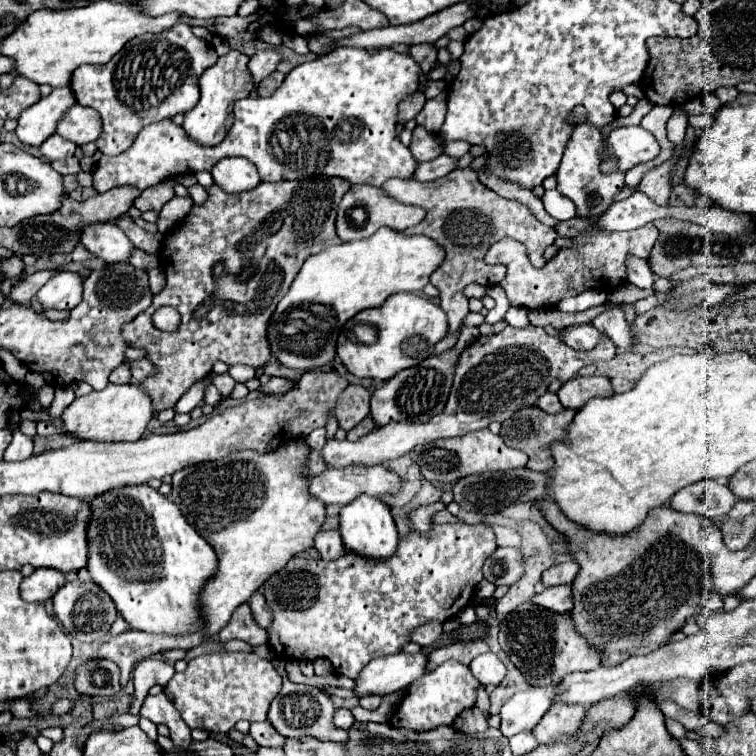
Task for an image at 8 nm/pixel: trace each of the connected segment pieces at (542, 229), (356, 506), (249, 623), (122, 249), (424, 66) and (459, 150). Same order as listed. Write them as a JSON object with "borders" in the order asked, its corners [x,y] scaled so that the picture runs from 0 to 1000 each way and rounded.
{"borders":[[[[623,222],[599,225],[597,230],[581,238],[570,238],[570,241],[554,241],[549,235],[541,235],[541,238],[520,235],[520,238],[512,238],[504,249],[533,270],[549,270],[565,278],[562,291],[546,302],[538,302],[536,310],[538,312],[546,312],[546,310],[567,312],[575,320],[581,320],[591,333],[589,347],[570,365],[570,376],[581,381],[583,386],[583,407],[591,415],[597,439],[602,439],[607,429],[612,426],[612,421],[620,415],[618,394],[612,392],[610,384],[623,373],[652,378],[652,376],[660,376],[668,365],[665,352],[647,352],[639,344],[649,323],[665,315],[681,315],[697,325],[702,349],[708,354],[718,354],[724,349],[724,344],[718,341],[721,328],[739,315],[739,310],[731,302],[716,296],[694,270],[684,265],[663,262],[647,249],[642,249],[631,238],[631,230]]],[[[475,656],[464,667],[451,672],[451,712],[459,728],[470,730],[472,735],[493,738],[493,741],[512,741],[515,735],[522,733],[525,720],[528,720],[528,706],[525,696],[520,690],[520,683],[515,672],[493,656]]],[[[324,796],[308,810],[300,828],[290,836],[290,844],[292,844],[292,849],[303,849],[303,847],[313,844],[332,854],[345,854],[345,852],[353,852],[353,833],[345,831],[343,825],[337,825],[332,804]]],[[[147,294],[110,302],[104,320],[139,347],[168,347],[173,331],[179,328],[163,304]]],[[[557,58],[557,61],[544,61],[541,74],[557,87],[558,97],[565,99],[578,82],[578,66],[573,58]]],[[[589,188],[589,204],[599,206],[599,209],[615,206],[620,201],[620,196],[623,196],[623,190],[618,190],[618,188]]]]}

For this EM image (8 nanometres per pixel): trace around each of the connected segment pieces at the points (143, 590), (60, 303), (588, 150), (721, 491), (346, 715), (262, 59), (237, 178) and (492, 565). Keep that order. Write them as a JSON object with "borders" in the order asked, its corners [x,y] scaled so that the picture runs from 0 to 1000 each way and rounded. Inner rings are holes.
{"borders":[[[[165,643],[139,651],[120,664],[123,688],[118,693],[118,746],[120,765],[147,788],[165,823],[184,836],[200,839],[253,839],[266,833],[266,780],[287,757],[284,728],[247,693],[239,675],[208,648],[187,643]]],[[[78,360],[49,386],[49,394],[57,407],[94,410],[110,397],[110,368],[99,360]]],[[[766,161],[761,167],[761,175],[755,175],[755,185],[750,188],[742,220],[737,225],[737,251],[750,262],[755,262],[763,272],[763,283],[774,288],[795,286],[808,272],[811,259],[824,251],[824,235],[827,235],[824,228],[798,230],[792,225],[795,193],[798,193],[795,175],[784,164]]],[[[927,635],[911,640],[909,646],[898,648],[885,664],[890,675],[925,680],[938,688],[959,683],[970,667],[972,667],[972,656],[967,653],[967,648],[956,638],[946,638],[946,635]]],[[[448,937],[448,939],[443,942],[443,947],[440,947],[440,958],[443,958],[443,963],[462,966],[462,960],[470,958],[470,950],[464,947],[464,939],[459,939],[459,937]]],[[[348,66],[348,69],[340,69],[337,74],[332,74],[329,79],[329,93],[335,98],[335,106],[337,106],[337,114],[351,103],[356,101],[364,87],[372,82],[372,74],[364,69],[364,66]]],[[[321,209],[290,212],[290,217],[284,217],[284,222],[279,222],[279,233],[282,233],[284,243],[292,246],[303,257],[332,251],[345,241],[337,217],[332,217],[329,212],[321,212]]],[[[657,725],[639,749],[639,759],[647,770],[655,775],[660,772],[681,772],[681,767],[689,765],[692,749],[687,743],[687,728],[684,725]]]]}

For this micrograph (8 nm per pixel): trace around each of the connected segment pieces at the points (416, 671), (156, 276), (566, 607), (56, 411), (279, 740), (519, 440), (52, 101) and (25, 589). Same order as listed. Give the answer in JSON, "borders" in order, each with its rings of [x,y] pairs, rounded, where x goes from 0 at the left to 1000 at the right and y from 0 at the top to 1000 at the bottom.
{"borders":[[[[528,862],[528,865],[496,870],[470,897],[467,915],[472,923],[488,918],[509,921],[517,915],[528,915],[530,910],[536,910],[538,905],[544,905],[546,899],[562,892],[562,878],[565,878],[565,868],[557,862],[554,865]]],[[[202,354],[197,357],[197,378],[200,378],[200,386],[202,389],[210,389],[218,378],[218,365],[216,365],[216,357],[213,354]]],[[[731,775],[721,778],[716,786],[708,786],[705,799],[724,804],[729,810],[753,810],[758,804],[758,788],[755,788],[755,775]]],[[[78,511],[78,513],[73,513],[70,534],[65,540],[54,540],[54,545],[62,545],[65,550],[73,550],[75,553],[97,529],[99,529],[97,513],[94,511]]],[[[351,952],[351,955],[335,955],[329,963],[329,974],[343,984],[353,989],[372,989],[377,984],[377,974],[366,971],[364,963]]],[[[700,537],[700,540],[689,540],[687,545],[681,545],[681,550],[676,550],[673,556],[668,556],[663,561],[663,579],[668,582],[671,590],[692,595],[700,603],[697,619],[700,622],[713,622],[713,624],[724,624],[731,616],[731,606],[729,606],[729,595],[726,587],[734,582],[742,582],[750,571],[750,561],[758,556],[761,542],[745,542],[739,548],[724,548],[710,537]]],[[[91,114],[70,116],[62,130],[54,130],[25,153],[25,167],[20,172],[25,185],[38,193],[54,193],[67,177],[73,177],[75,161],[99,138],[102,132]]],[[[49,751],[28,770],[25,788],[36,796],[60,796],[86,772],[86,759],[67,751]]]]}

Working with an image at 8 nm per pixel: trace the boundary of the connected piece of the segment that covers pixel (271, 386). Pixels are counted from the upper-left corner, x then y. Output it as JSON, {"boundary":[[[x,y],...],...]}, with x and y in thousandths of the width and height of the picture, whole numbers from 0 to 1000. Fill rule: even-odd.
{"boundary":[[[360,499],[353,508],[345,511],[345,516],[351,521],[377,521],[380,516],[386,515],[389,507],[380,500],[373,499]]]}

